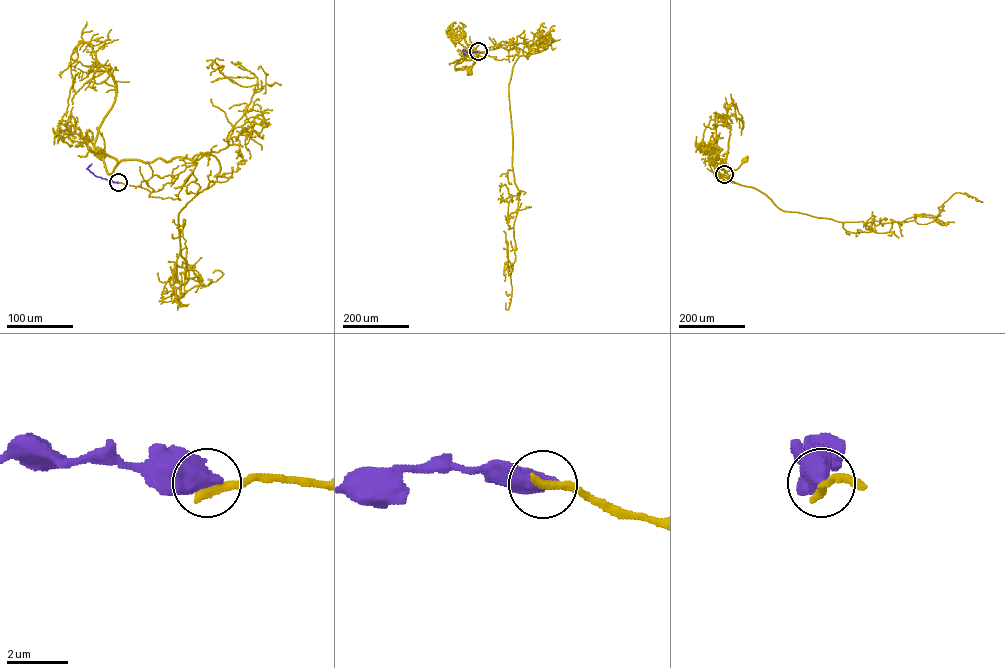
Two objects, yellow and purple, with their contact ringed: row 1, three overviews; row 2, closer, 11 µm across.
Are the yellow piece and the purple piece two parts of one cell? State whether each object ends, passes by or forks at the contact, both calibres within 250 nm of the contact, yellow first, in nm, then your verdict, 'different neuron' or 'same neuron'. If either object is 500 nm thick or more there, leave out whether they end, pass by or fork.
calibres 320 and 750 nm; different neuron

